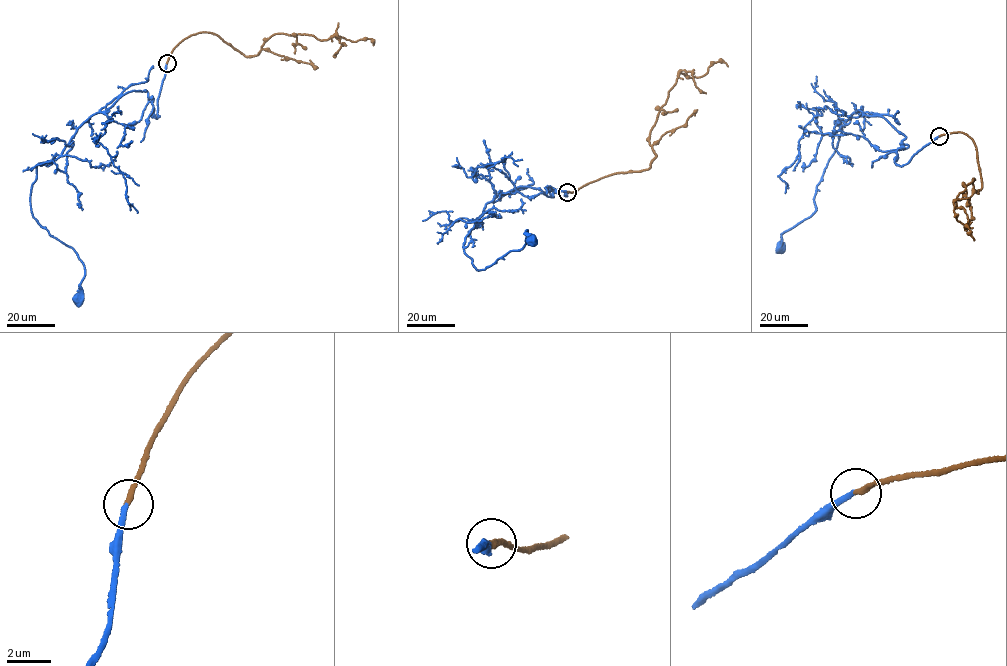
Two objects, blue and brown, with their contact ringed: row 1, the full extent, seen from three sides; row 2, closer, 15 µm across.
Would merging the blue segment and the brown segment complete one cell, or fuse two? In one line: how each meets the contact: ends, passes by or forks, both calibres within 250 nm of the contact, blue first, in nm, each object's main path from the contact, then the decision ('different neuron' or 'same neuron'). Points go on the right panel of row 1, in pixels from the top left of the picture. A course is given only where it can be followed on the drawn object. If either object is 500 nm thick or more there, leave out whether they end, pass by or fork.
blue ends | brown ends | 240/280 nm | blue via (939, 136), (899, 166), (906, 137), (882, 116), (837, 120), (815, 210), (780, 249) | brown via (939, 136), (958, 132), (976, 147), (980, 190), (974, 189), (973, 180), (954, 201), (965, 210), (974, 240) | same neuron

